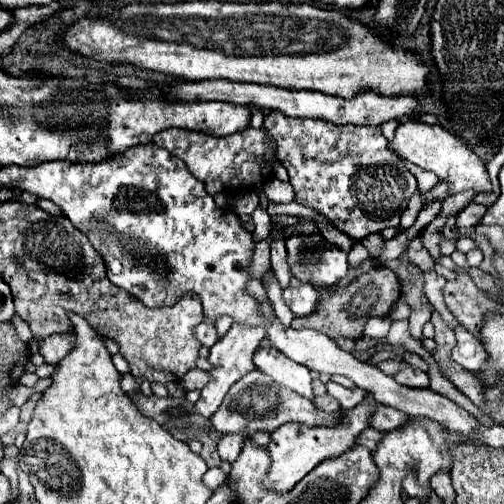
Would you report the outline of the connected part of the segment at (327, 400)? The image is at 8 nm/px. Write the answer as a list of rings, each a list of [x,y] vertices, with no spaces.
[[[330,395],[316,397],[316,399],[314,399],[314,405],[320,407],[320,409],[324,409],[324,411],[338,411],[338,409],[340,409],[340,403],[338,403],[334,397],[330,397]]]

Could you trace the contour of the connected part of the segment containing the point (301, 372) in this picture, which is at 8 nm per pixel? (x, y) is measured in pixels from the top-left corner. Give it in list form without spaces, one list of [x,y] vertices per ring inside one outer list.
[[[274,347],[258,349],[256,355],[254,355],[254,365],[262,373],[266,373],[274,381],[278,381],[278,385],[284,385],[284,387],[296,391],[298,395],[302,395],[310,401],[314,399],[310,371],[306,367],[300,367],[300,363],[288,359],[286,355],[282,355]]]

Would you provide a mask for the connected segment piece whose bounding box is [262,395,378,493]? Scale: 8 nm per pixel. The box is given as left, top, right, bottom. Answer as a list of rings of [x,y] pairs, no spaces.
[[[368,395],[368,403],[362,403],[354,411],[348,411],[344,423],[340,423],[336,427],[308,427],[308,425],[300,425],[300,423],[286,423],[280,429],[276,429],[270,435],[270,443],[266,447],[270,453],[272,465],[264,477],[264,483],[262,483],[264,489],[276,491],[276,493],[288,493],[318,463],[322,463],[324,459],[330,459],[330,457],[338,457],[344,451],[352,449],[358,433],[368,427],[370,413],[372,413],[372,409],[376,409],[376,405],[378,403],[372,399],[372,395]]]

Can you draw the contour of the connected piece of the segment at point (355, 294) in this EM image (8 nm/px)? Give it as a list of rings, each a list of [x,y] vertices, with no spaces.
[[[372,267],[372,271],[362,273],[352,285],[340,287],[336,291],[320,291],[320,305],[308,317],[296,317],[292,329],[314,329],[328,337],[342,335],[346,339],[360,339],[364,335],[364,325],[370,317],[386,317],[396,299],[400,297],[400,283],[386,267]]]

